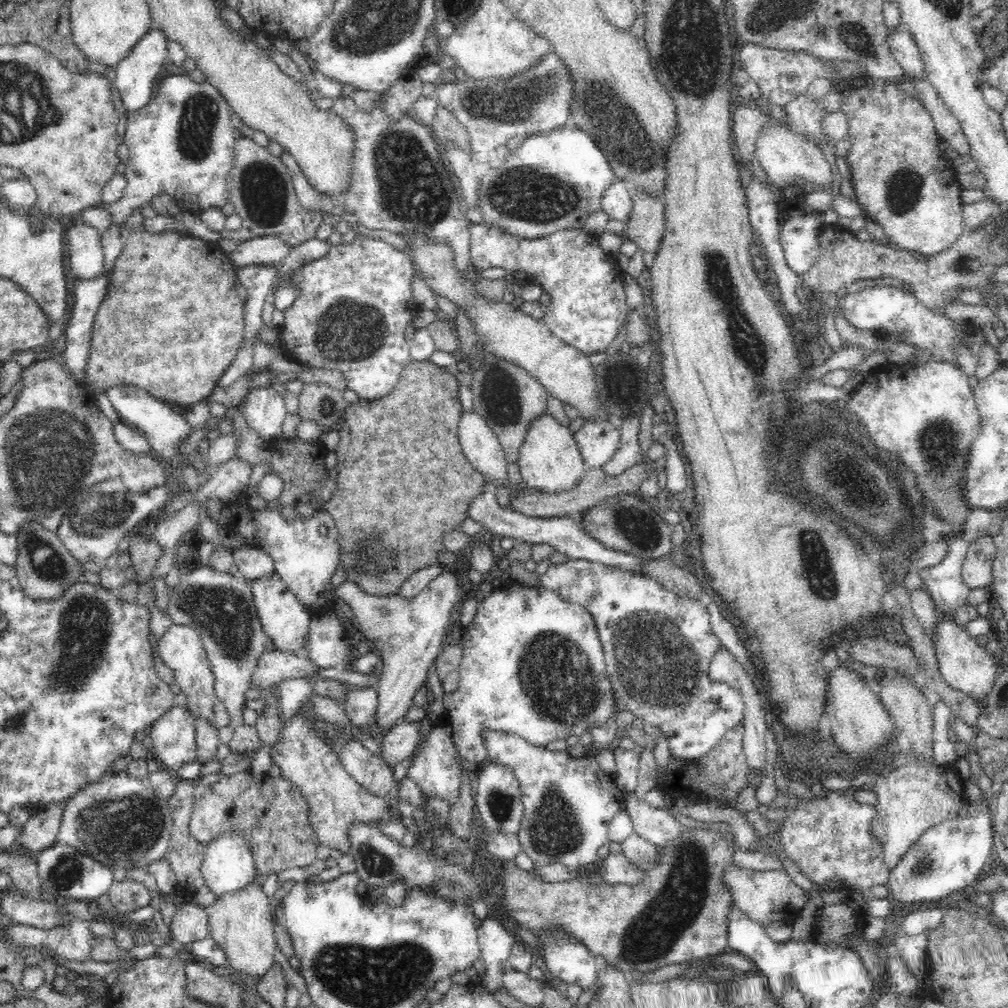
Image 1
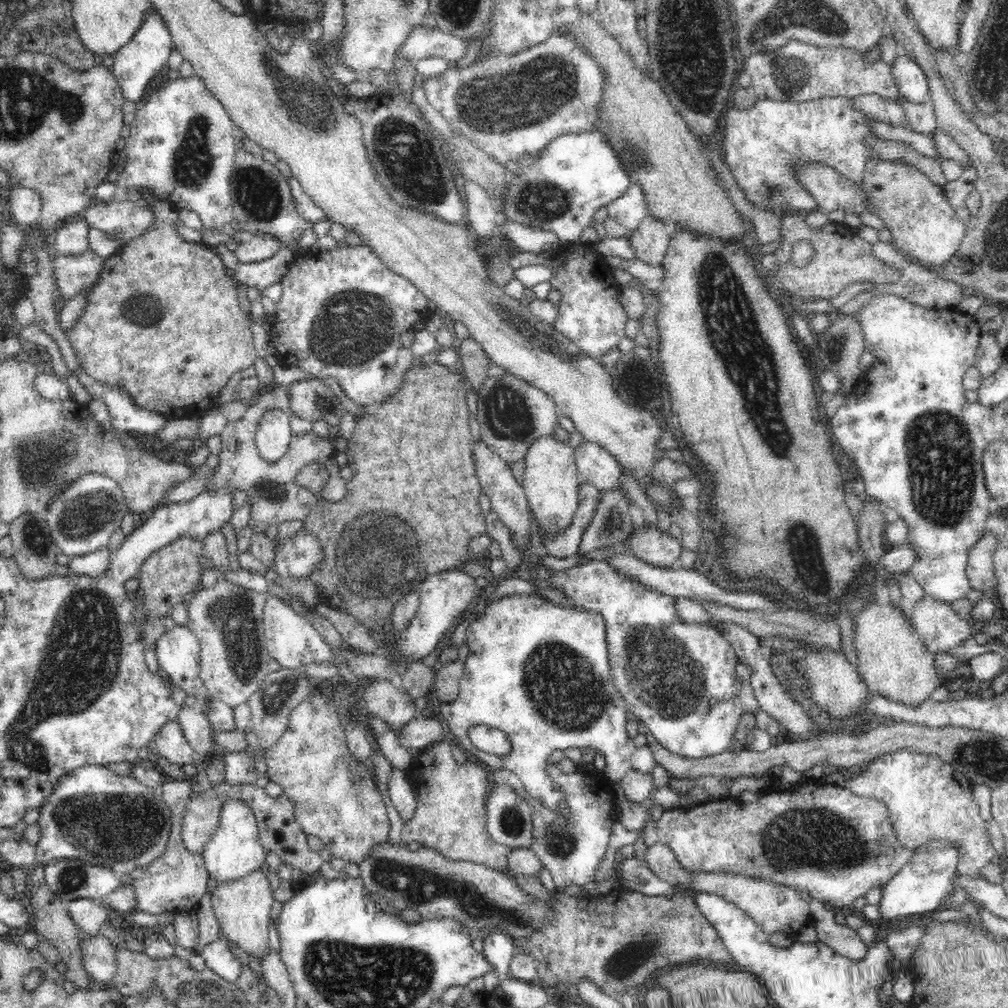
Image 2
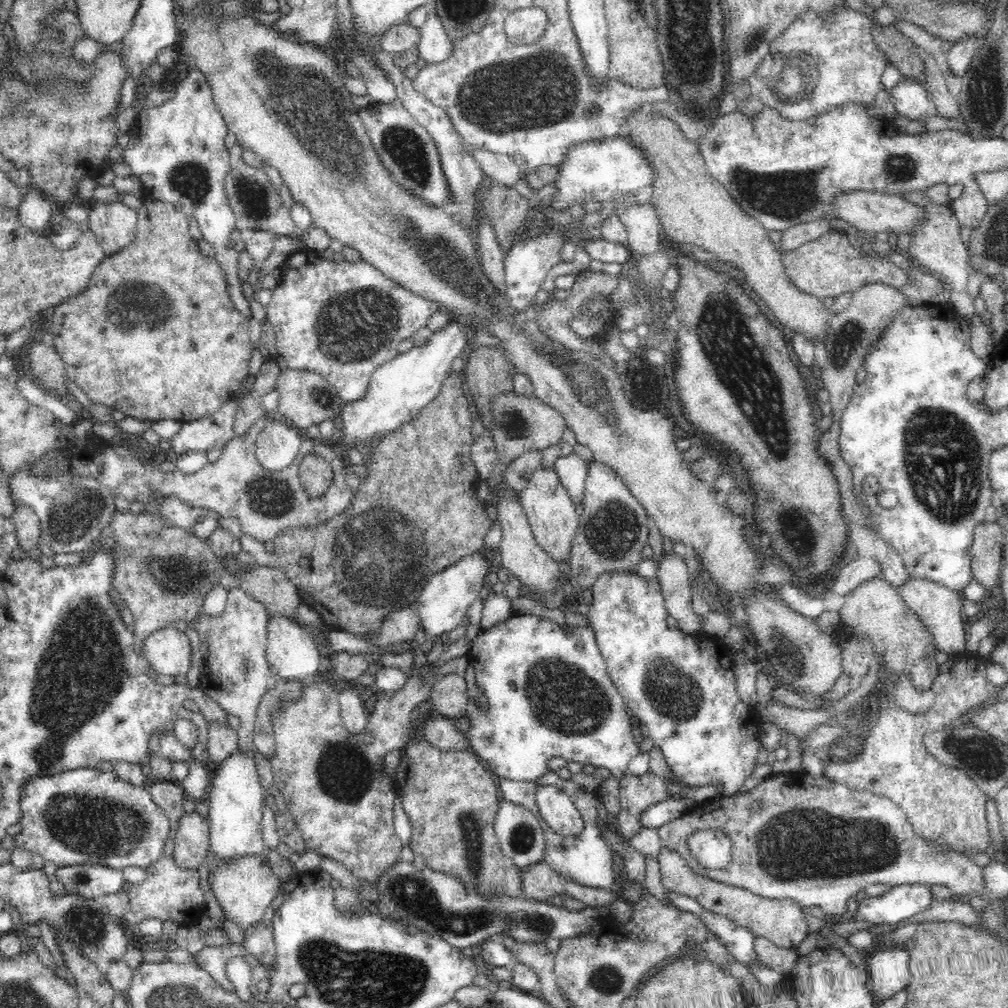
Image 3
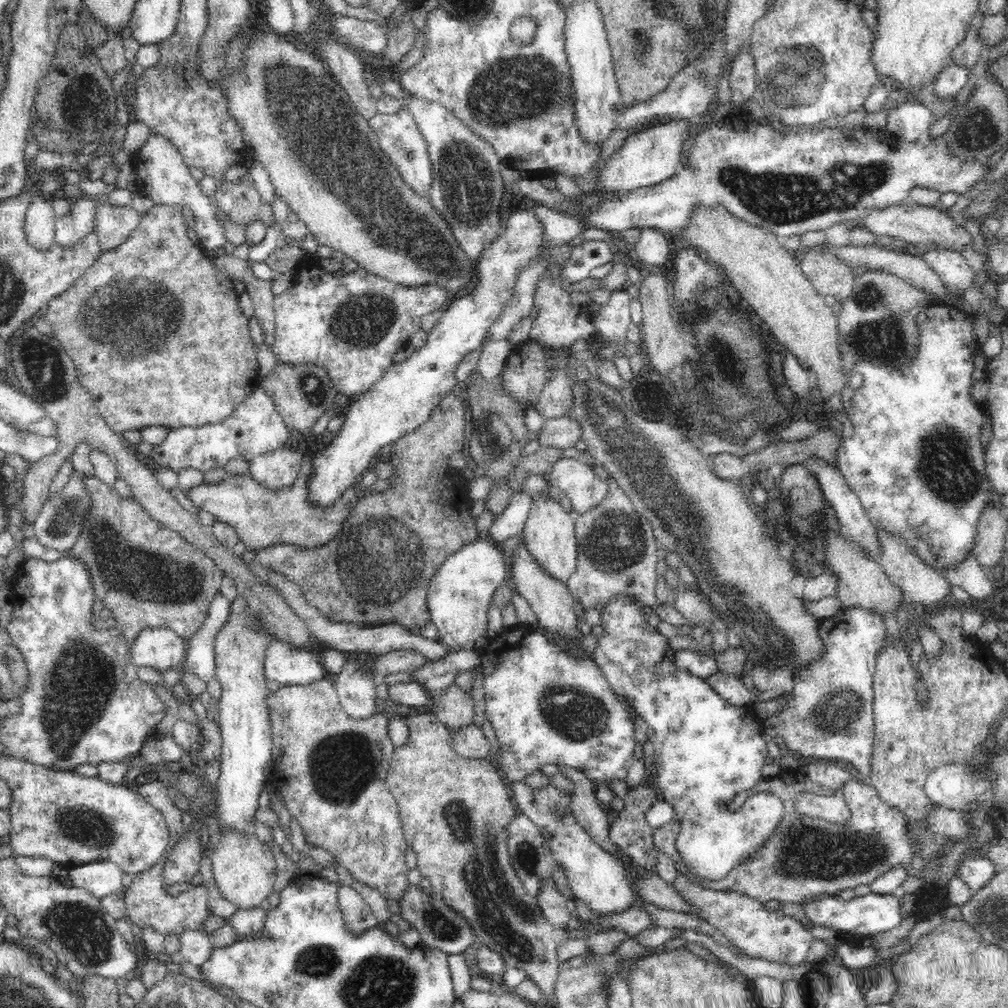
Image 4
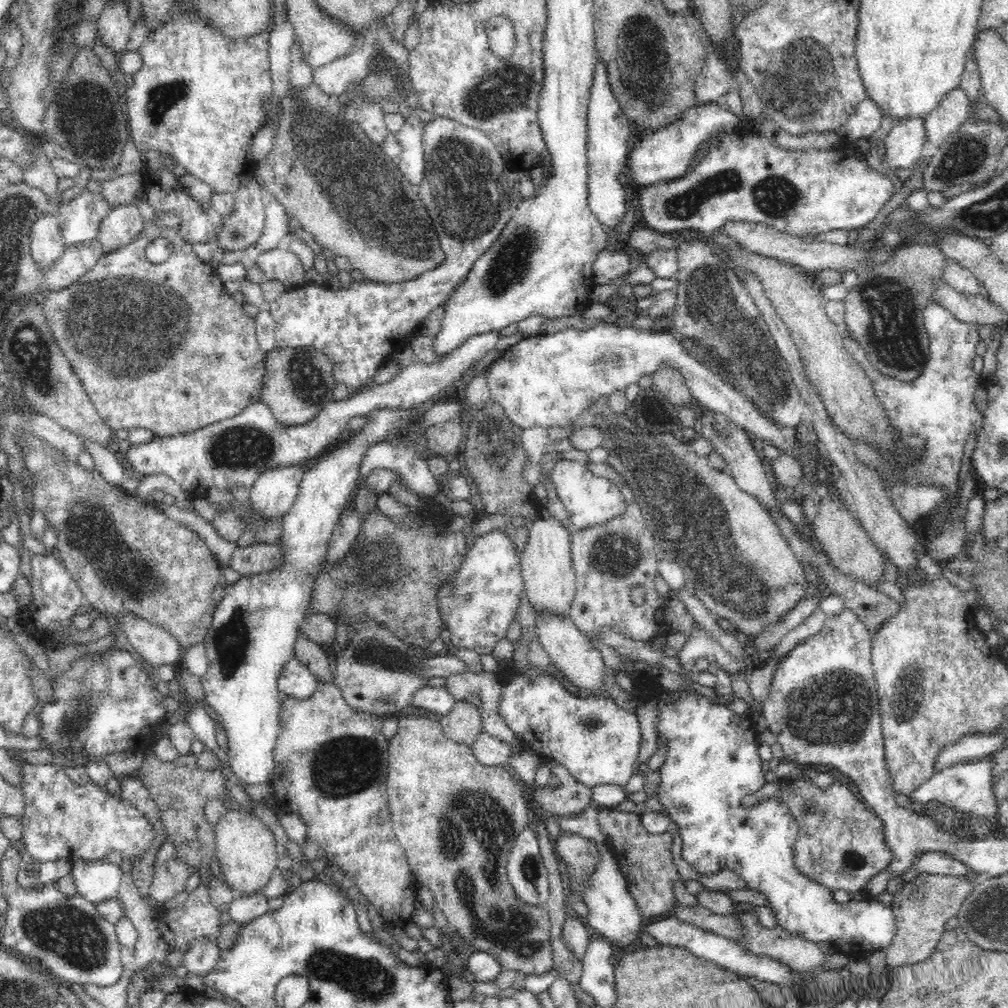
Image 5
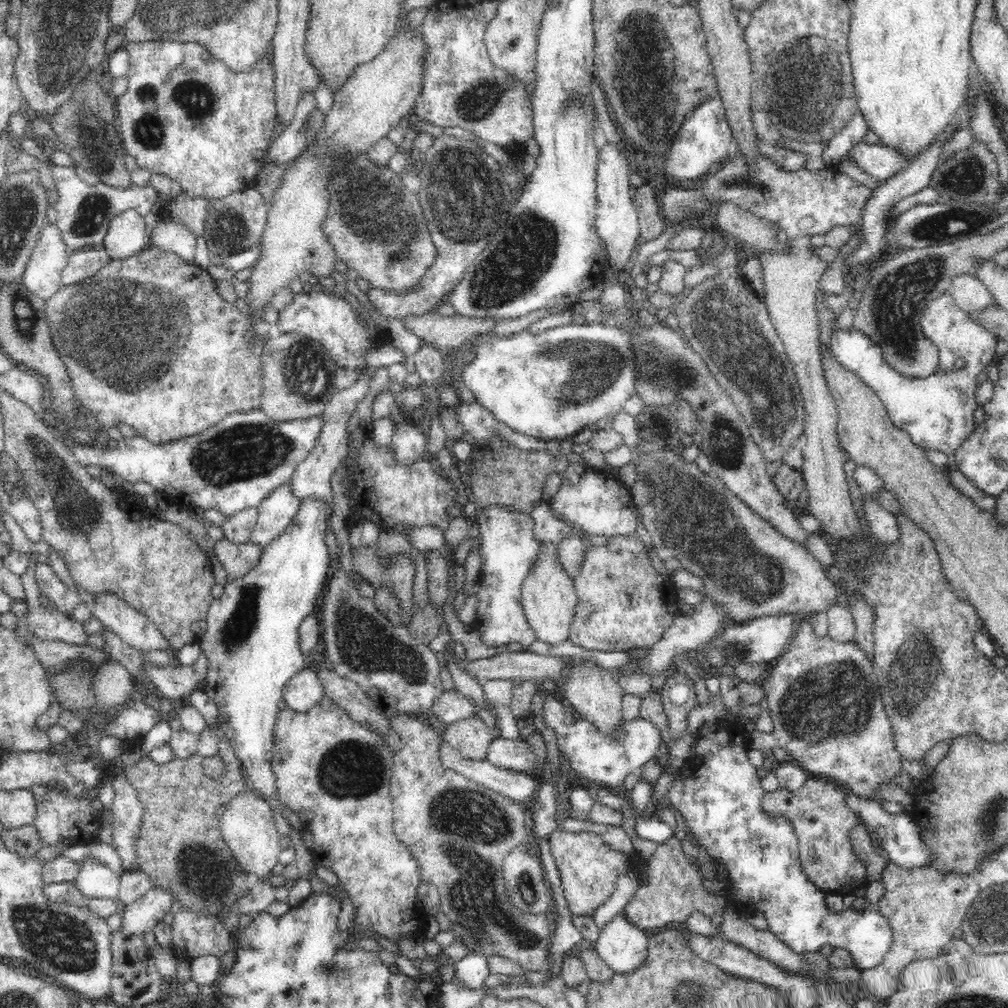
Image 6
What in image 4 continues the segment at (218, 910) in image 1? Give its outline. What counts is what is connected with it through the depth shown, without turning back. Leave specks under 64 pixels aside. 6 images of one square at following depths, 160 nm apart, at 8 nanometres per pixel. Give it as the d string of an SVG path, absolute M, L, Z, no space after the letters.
M222 833L210 857L213 876L222 898L234 902L238 910L254 910L268 899L275 885L276 863L272 849L256 835L244 837L244 834Z

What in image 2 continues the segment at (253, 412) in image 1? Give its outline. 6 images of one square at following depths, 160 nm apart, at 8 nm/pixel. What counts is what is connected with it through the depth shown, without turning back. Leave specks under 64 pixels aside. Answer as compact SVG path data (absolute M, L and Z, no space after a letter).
M270 408L262 414L255 433L256 447L266 462L276 463L291 446L293 431L288 409Z

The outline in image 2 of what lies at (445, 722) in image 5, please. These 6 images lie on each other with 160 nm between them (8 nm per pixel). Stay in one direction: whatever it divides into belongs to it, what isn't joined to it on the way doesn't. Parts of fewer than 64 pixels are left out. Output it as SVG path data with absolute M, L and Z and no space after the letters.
M460 659L435 667L431 693L438 703L452 703L457 699L464 663Z

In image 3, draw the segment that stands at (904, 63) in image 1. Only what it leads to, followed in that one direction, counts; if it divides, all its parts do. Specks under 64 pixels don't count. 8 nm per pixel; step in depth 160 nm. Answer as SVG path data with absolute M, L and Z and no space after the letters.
M901 76L891 92L896 112L908 120L925 120L927 114L936 112L936 105L927 88L913 76Z

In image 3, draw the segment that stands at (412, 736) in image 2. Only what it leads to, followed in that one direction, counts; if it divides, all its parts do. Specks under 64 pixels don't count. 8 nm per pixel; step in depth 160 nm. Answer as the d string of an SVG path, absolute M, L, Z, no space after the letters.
M434 714L422 724L422 734L428 742L440 750L466 750L470 748L468 733L460 732L450 719Z

